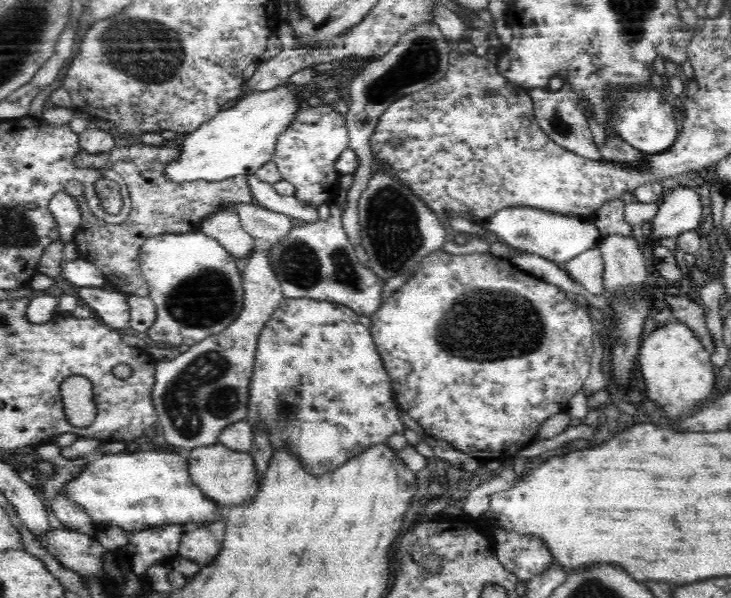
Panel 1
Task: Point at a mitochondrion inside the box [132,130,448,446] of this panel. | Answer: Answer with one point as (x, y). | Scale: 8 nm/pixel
(200, 393)

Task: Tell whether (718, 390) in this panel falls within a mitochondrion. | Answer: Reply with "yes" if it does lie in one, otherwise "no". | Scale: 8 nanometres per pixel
no

